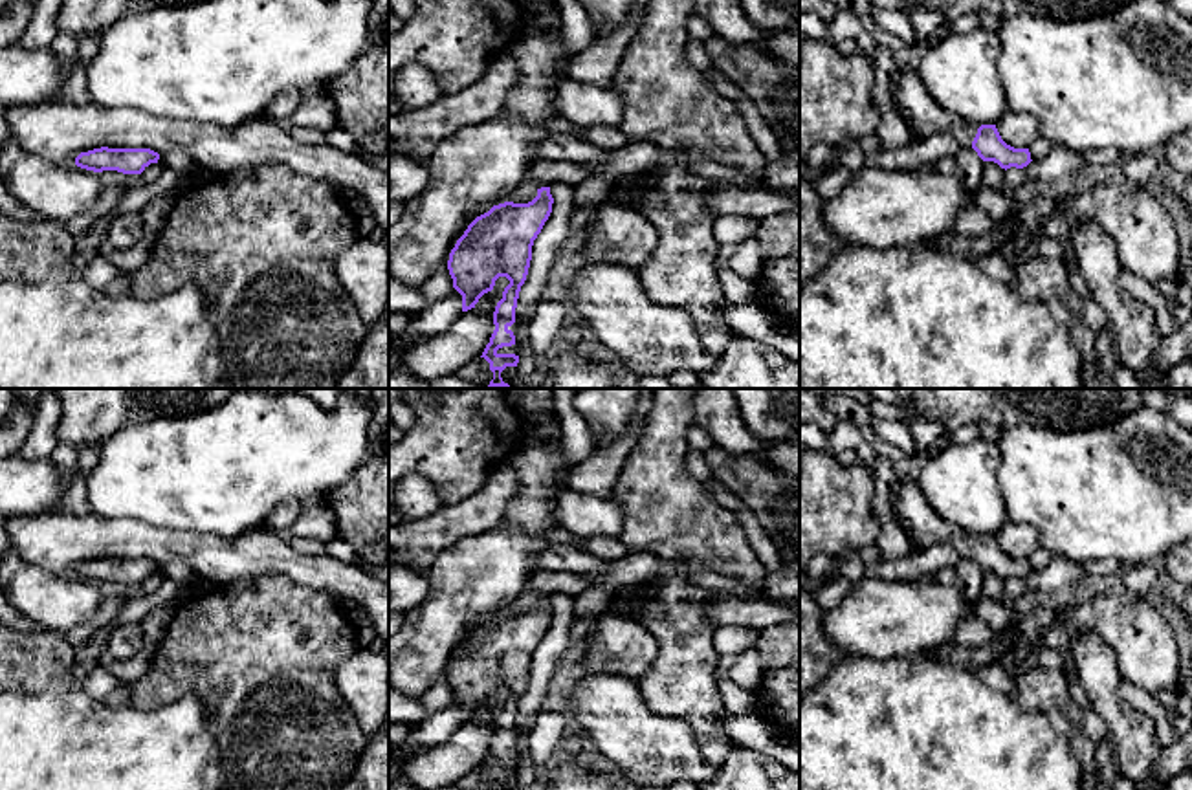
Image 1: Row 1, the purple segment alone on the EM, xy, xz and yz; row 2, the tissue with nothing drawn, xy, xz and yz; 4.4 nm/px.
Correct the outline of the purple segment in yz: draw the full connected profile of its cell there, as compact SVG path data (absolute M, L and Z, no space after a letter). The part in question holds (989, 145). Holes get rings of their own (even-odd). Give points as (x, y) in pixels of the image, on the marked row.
M981 125L972 141L972 148L983 161L994 161L1005 170L1010 167L1023 169L1032 161L1029 148L1014 148L1007 145L996 125Z

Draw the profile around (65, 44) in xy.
M59 31L50 49L57 53L62 60L70 62L77 53L77 38L66 31Z

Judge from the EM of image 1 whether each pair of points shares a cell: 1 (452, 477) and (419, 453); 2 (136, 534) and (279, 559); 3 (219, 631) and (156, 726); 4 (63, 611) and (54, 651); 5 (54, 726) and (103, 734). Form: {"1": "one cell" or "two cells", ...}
{"1": "one cell", "2": "one cell", "3": "two cells", "4": "two cells", "5": "one cell"}

